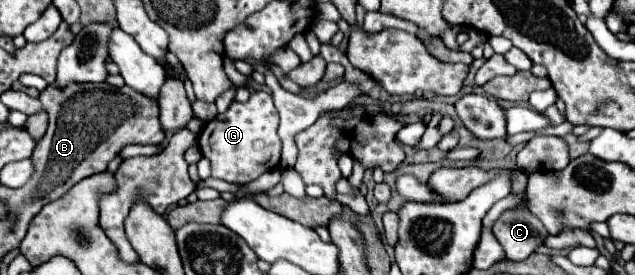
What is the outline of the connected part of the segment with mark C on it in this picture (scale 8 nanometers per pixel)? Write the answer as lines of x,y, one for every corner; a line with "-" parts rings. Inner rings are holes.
505,211
493,223
493,235
503,247
507,259
527,259
545,239
547,229
531,211

